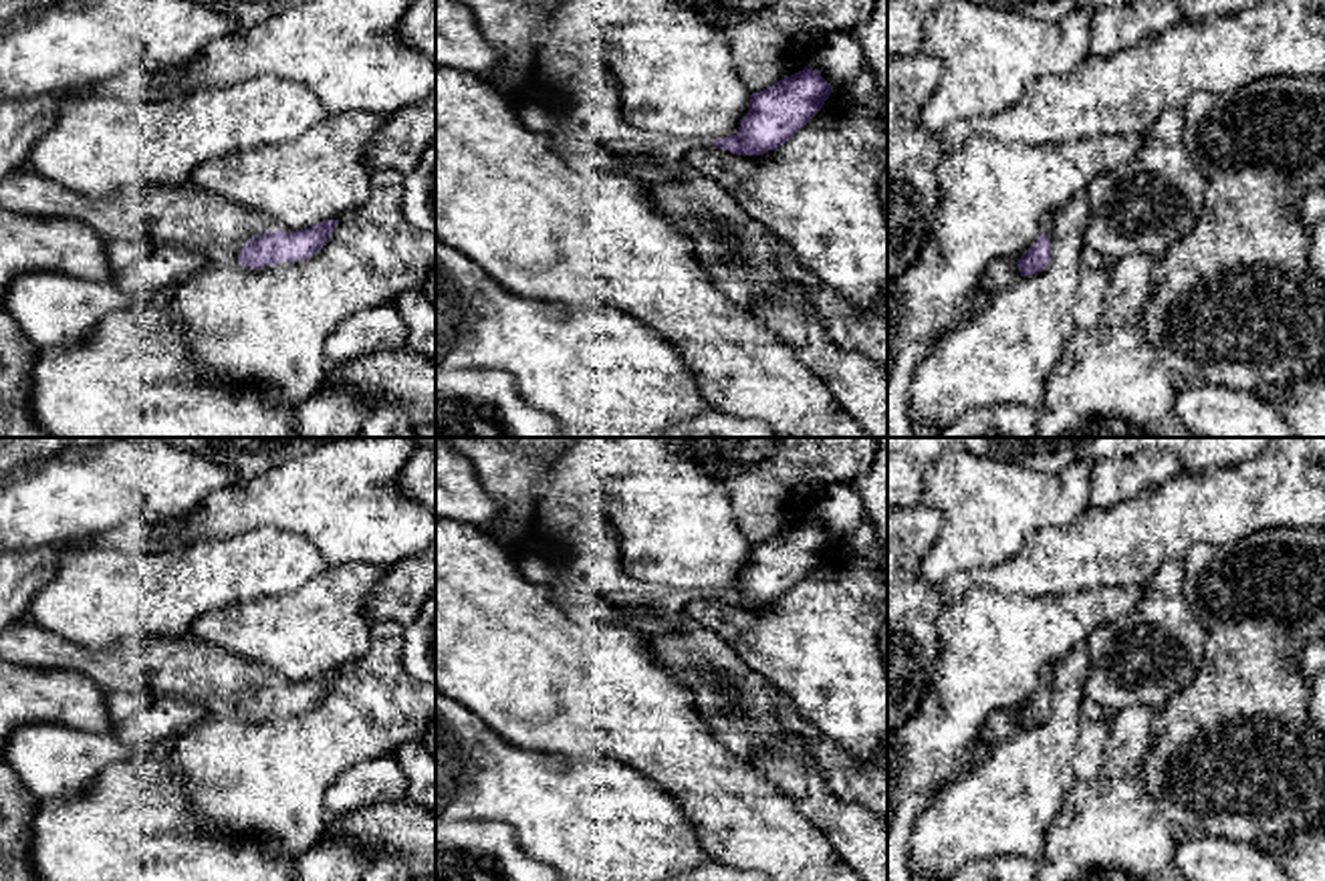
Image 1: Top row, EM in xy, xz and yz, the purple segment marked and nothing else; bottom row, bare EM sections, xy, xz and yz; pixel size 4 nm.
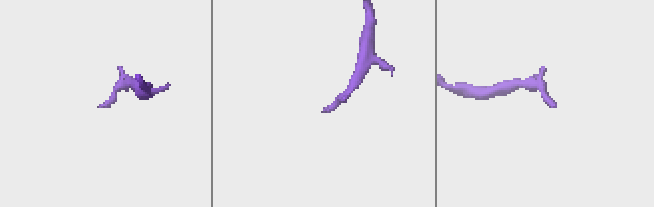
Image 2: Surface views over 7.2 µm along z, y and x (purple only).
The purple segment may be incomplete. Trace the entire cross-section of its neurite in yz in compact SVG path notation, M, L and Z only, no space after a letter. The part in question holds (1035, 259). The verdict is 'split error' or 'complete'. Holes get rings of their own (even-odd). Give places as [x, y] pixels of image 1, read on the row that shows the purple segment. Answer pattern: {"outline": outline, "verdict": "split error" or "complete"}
{"outline": "M1045 216L1039 224L1039 240L1020 256L1018 270L1020 276L1039 274L1047 268L1051 260L1051 240L1053 216Z", "verdict": "split error"}

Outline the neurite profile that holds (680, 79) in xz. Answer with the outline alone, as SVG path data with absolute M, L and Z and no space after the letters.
M565 0L545 20L559 40L595 42L615 85L625 121L672 137L736 135L748 113L750 91L742 85L722 30L674 0Z

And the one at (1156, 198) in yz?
M1166 111L1143 147L1087 183L1083 242L1105 256L1160 258L1186 238L1204 212L1206 179L1184 143L1182 111Z

